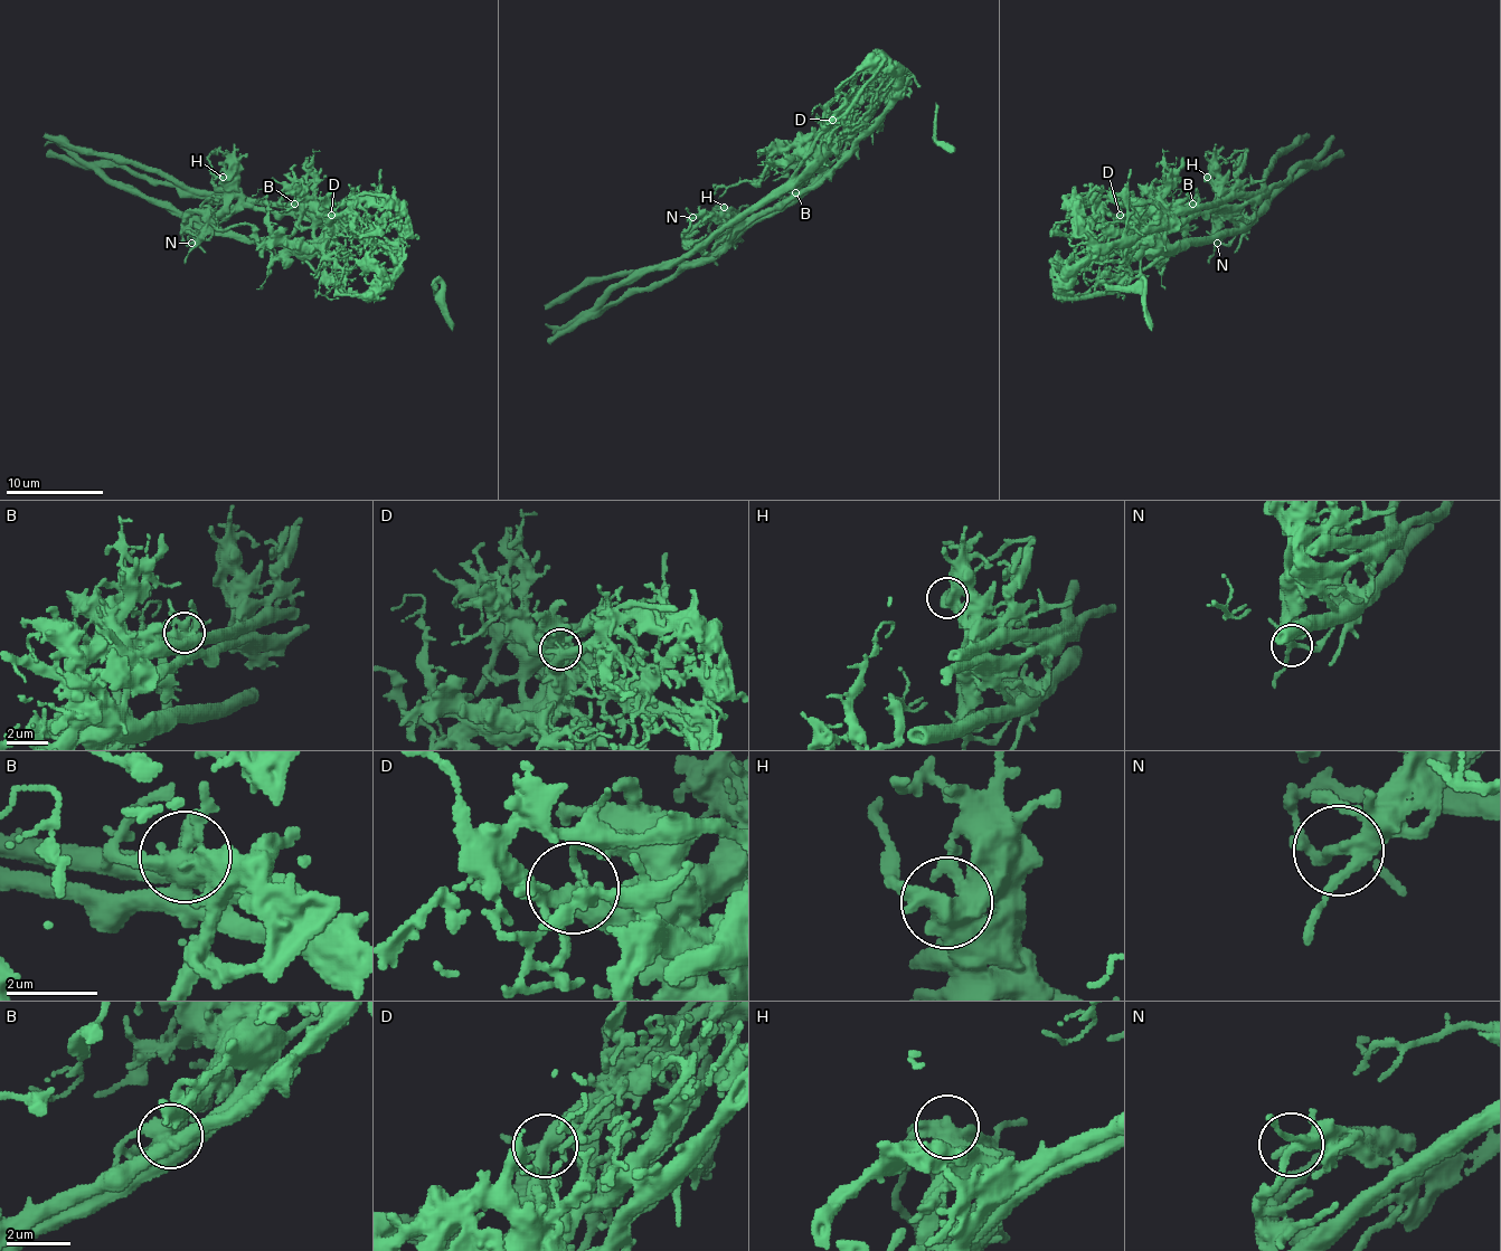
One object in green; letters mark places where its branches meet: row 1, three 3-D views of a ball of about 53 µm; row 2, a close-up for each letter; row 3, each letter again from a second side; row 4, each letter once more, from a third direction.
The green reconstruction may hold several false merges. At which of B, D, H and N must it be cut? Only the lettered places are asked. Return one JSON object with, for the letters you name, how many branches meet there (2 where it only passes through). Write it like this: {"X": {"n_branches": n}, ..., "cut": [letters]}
{"B": {"n_branches": 4}, "D": {"n_branches": 5}, "cut": ["B", "D"]}

